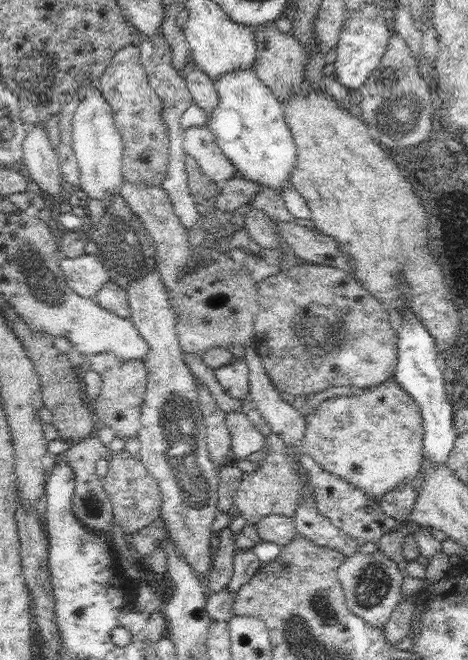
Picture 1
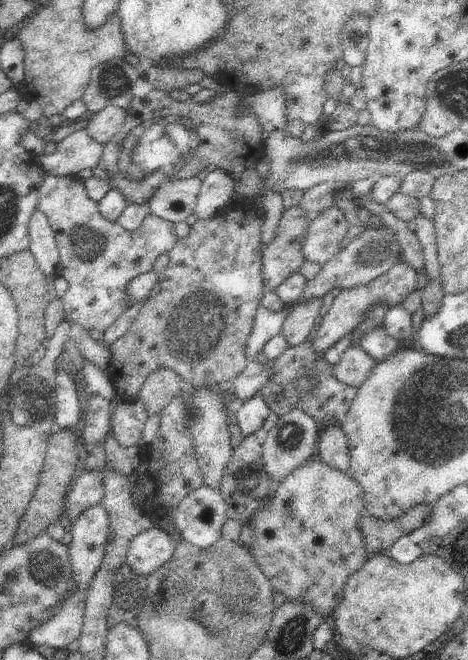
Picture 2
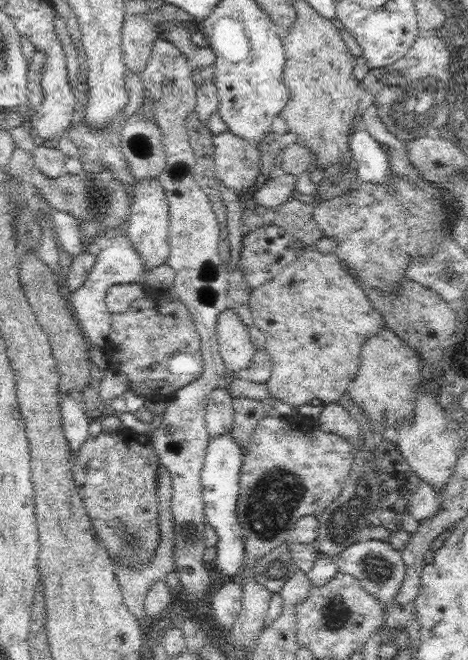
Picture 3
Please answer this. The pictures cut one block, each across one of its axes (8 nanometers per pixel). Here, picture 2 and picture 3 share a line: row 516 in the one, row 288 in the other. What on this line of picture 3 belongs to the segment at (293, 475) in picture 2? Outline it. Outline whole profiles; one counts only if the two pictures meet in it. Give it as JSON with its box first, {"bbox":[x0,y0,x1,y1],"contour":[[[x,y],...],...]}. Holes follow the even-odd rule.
{"bbox":[248,246,386,408],"contour":[[[314,246],[306,250],[302,249],[302,252],[296,257],[296,260],[292,262],[288,268],[282,270],[275,279],[253,288],[248,305],[253,314],[255,326],[262,331],[262,335],[264,335],[266,340],[266,355],[270,358],[271,364],[271,376],[267,383],[268,391],[270,391],[270,398],[278,399],[278,401],[282,401],[284,404],[290,404],[296,408],[305,404],[310,404],[313,399],[320,399],[324,404],[339,403],[340,398],[349,390],[350,383],[354,381],[358,373],[362,343],[364,343],[368,337],[378,335],[382,329],[386,328],[382,315],[372,306],[368,295],[364,292],[360,281],[356,279],[355,275],[352,275],[348,269],[344,267],[344,263],[342,263],[340,258],[335,254],[320,253]]]}

